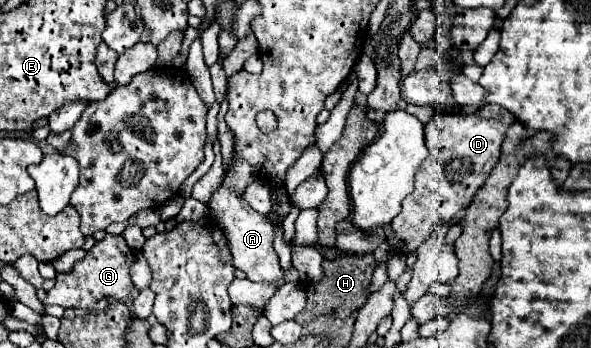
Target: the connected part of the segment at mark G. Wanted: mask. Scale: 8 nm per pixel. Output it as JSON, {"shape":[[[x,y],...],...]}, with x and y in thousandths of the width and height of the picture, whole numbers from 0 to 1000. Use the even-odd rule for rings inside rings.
{"shape":[[[178,675],[178,687],[164,693],[147,733],[124,761],[120,779],[100,784],[96,813],[86,836],[80,836],[80,859],[73,876],[103,876],[103,882],[124,882],[140,894],[157,894],[157,876],[174,853],[191,859],[215,859],[225,836],[225,807],[218,796],[218,767],[228,750],[228,727],[215,710],[212,687],[205,675]]]}

